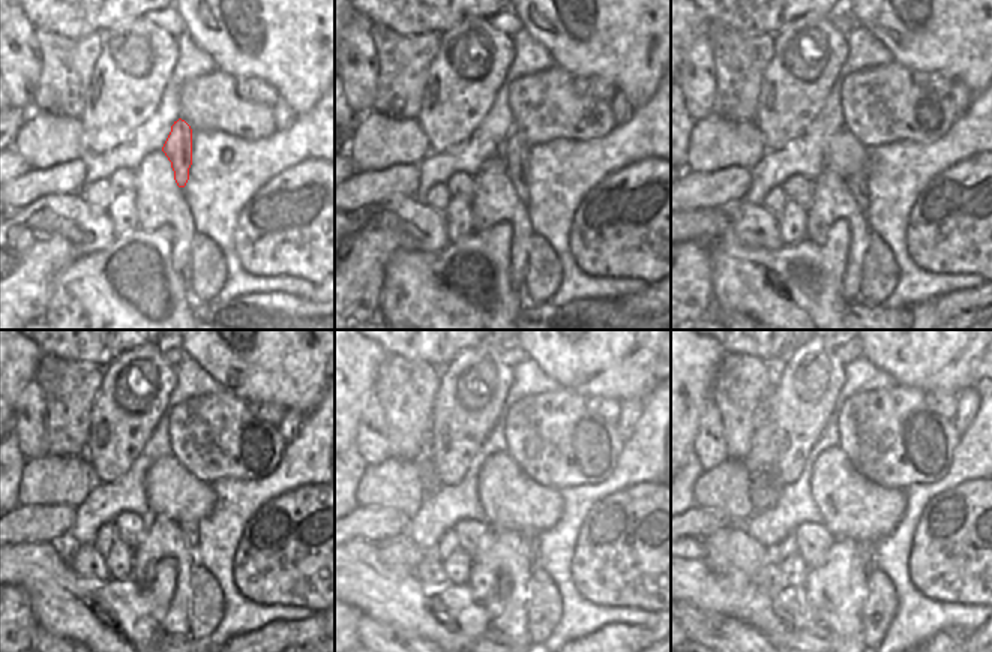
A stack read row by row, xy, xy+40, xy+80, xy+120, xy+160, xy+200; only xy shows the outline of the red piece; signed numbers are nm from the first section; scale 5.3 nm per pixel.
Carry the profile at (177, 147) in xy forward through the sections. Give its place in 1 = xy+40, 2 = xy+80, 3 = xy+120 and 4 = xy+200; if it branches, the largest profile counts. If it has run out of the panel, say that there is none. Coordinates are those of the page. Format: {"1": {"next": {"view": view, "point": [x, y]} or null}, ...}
{"1": {"next": {"view": "xy+40", "point": [515, 150]}}, "2": {"next": {"view": "xy+80", "point": [857, 183]}}, "3": {"next": {"view": "xy+120", "point": [189, 529]}}, "4": {"next": {"view": "xy+200", "point": [868, 555]}}}

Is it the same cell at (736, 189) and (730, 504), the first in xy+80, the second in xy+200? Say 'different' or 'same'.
different

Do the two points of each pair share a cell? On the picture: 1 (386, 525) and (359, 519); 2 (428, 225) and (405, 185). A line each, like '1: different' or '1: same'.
1: same
2: different

